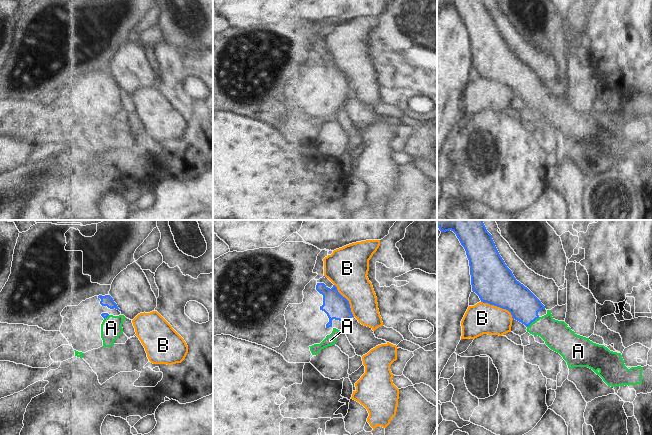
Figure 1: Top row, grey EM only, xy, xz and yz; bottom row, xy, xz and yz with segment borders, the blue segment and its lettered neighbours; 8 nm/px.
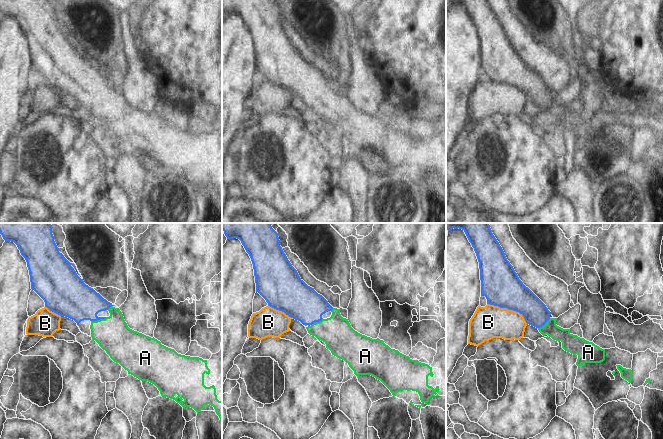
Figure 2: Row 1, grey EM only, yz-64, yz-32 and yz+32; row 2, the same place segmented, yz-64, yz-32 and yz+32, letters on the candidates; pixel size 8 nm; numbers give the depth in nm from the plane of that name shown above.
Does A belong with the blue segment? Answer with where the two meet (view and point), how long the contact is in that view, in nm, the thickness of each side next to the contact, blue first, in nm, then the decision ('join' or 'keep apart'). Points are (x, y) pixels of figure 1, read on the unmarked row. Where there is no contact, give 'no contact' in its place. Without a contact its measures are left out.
yz (533, 97) | 130 nm | 240/220 nm | join

